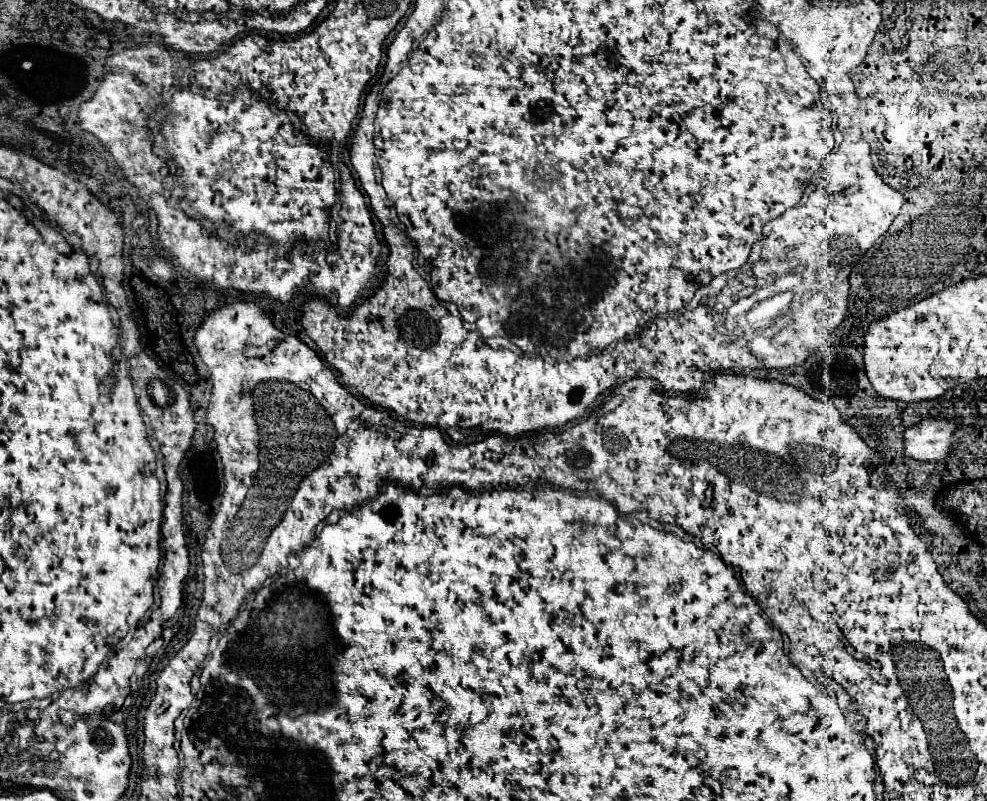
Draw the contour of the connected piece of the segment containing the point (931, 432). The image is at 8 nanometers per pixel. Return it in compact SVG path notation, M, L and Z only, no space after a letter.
M946 419L920 421L904 431L904 455L916 461L942 461L952 449L952 433L958 425Z

